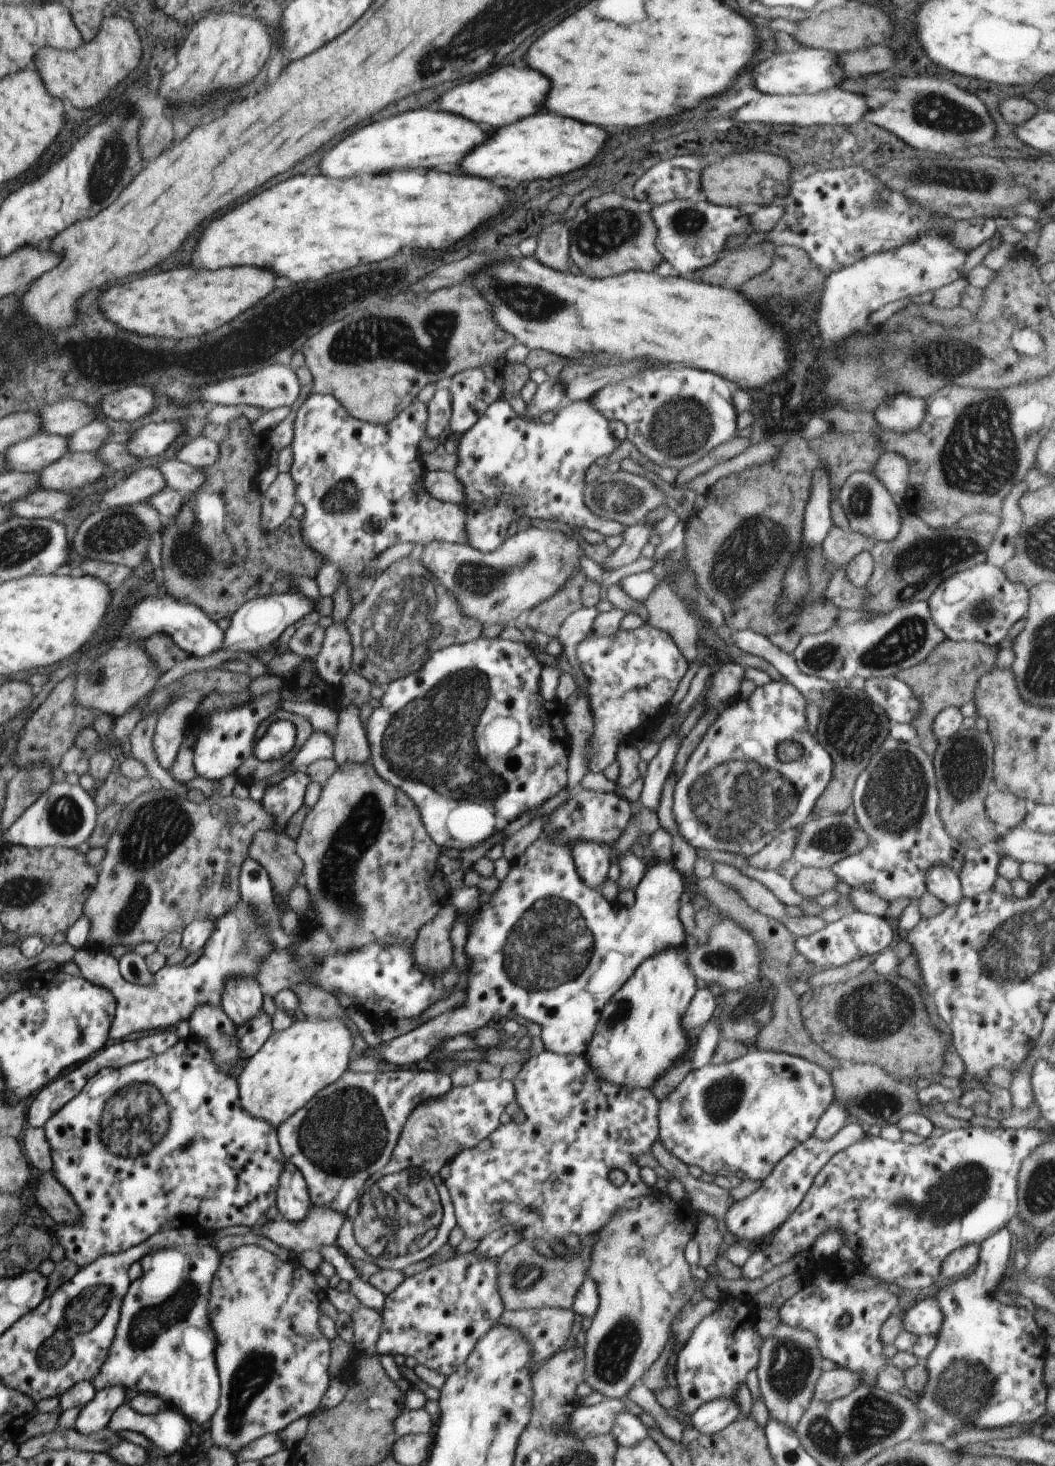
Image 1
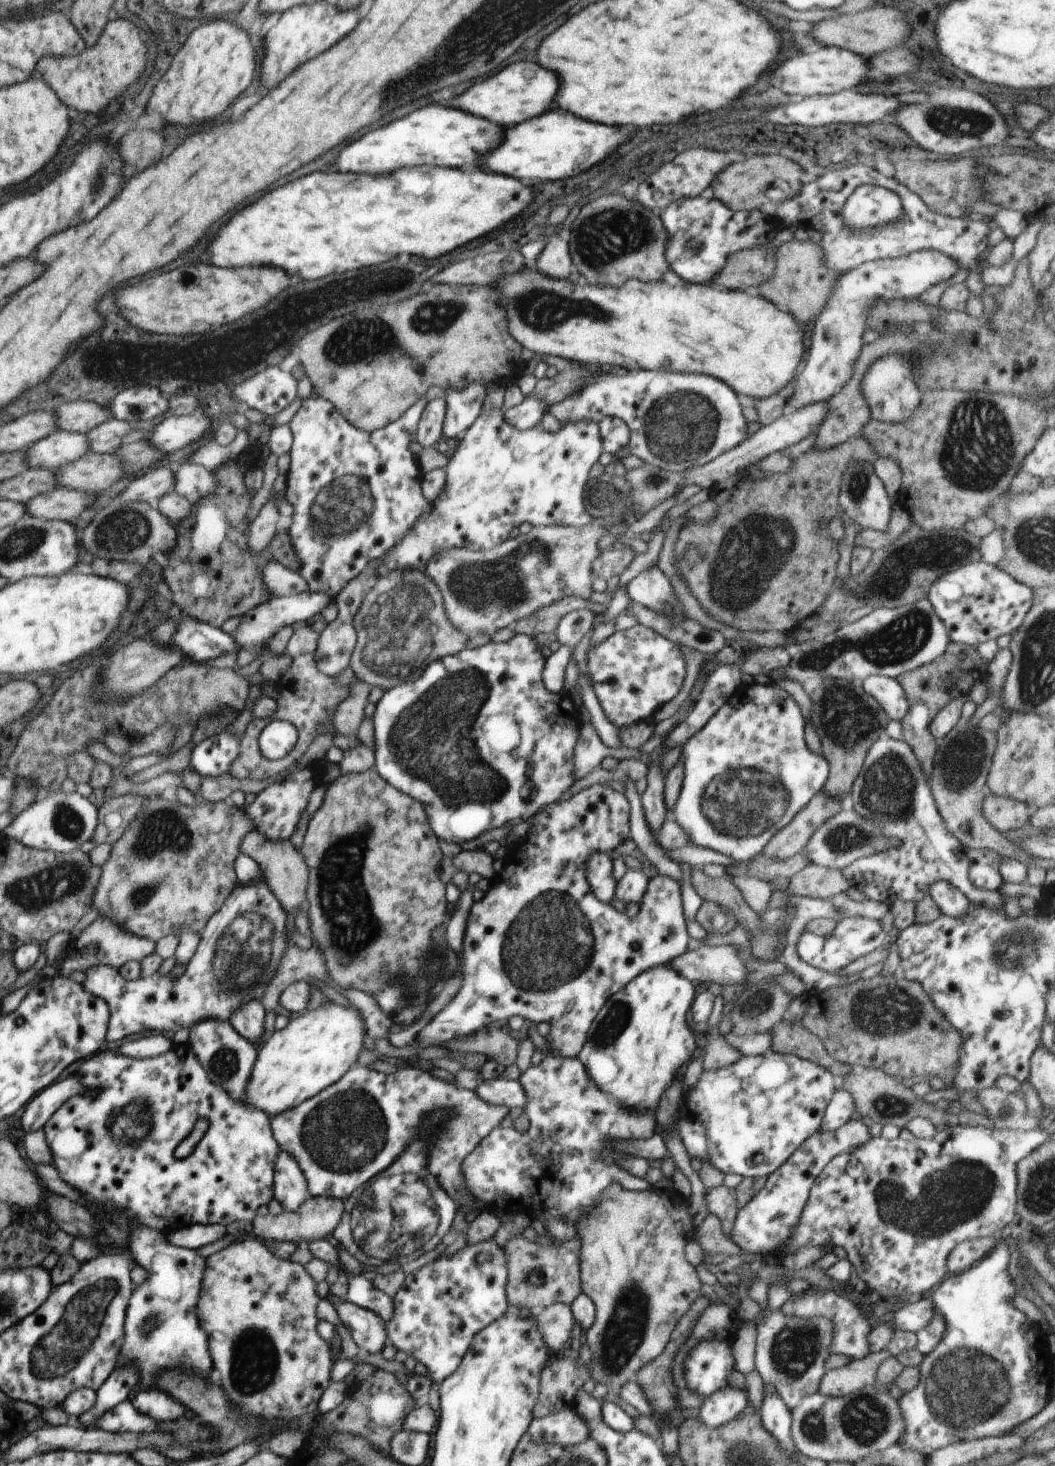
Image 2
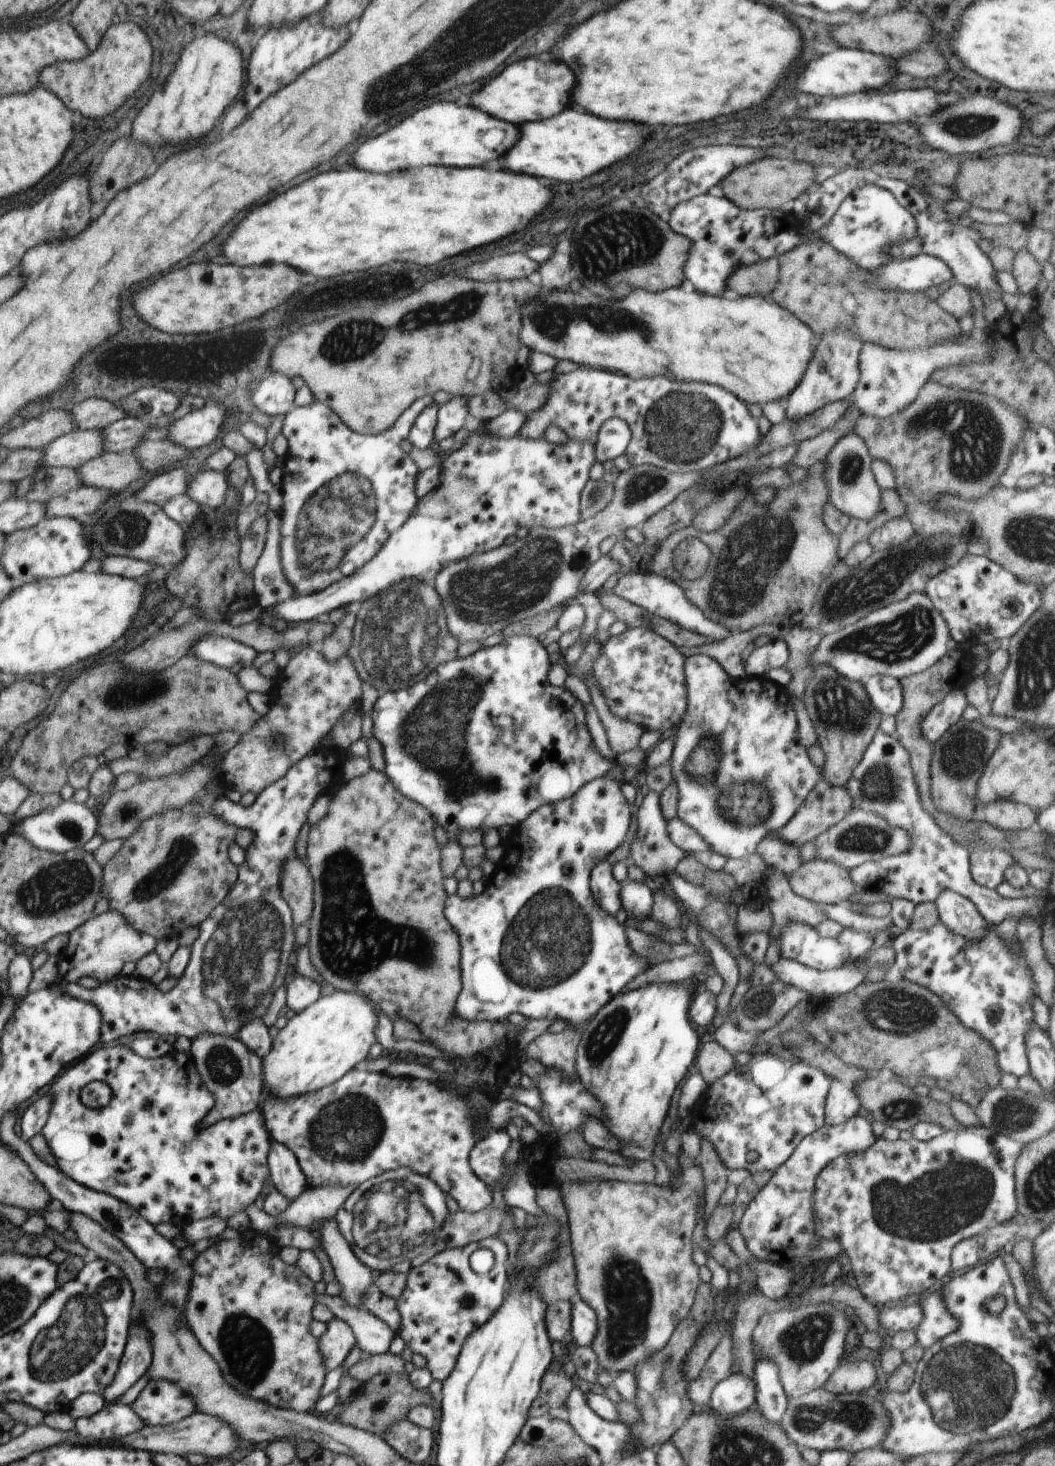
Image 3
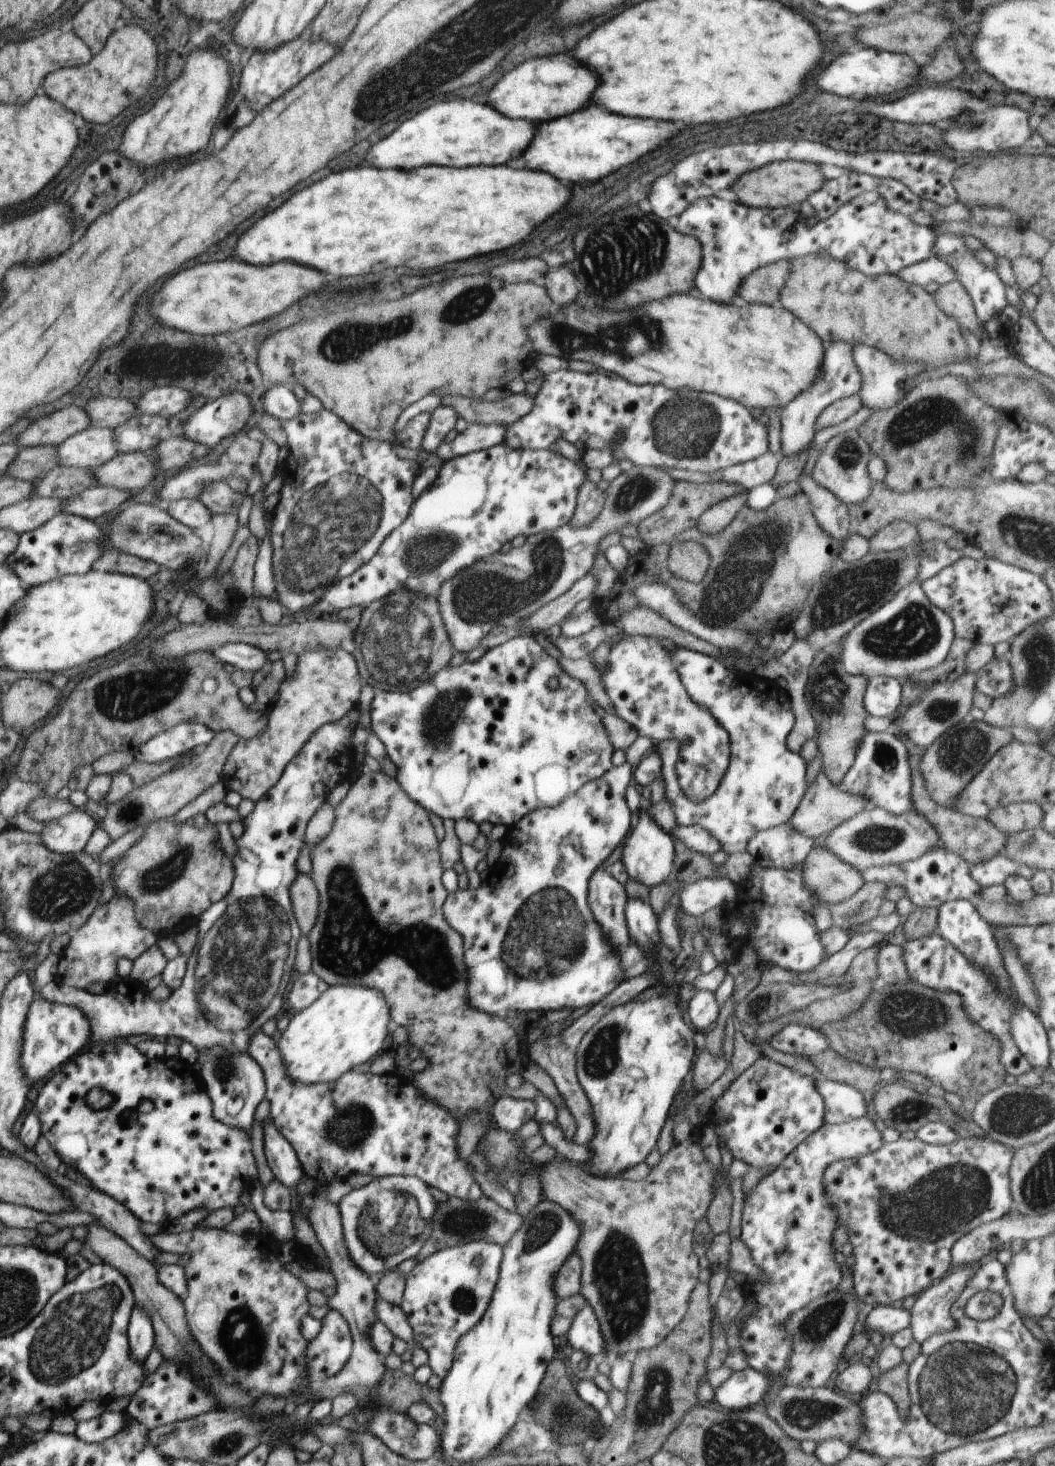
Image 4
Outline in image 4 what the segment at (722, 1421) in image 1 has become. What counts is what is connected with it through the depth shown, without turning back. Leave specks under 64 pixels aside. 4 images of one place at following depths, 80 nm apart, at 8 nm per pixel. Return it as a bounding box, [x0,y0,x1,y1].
[714,1368,772,1410]

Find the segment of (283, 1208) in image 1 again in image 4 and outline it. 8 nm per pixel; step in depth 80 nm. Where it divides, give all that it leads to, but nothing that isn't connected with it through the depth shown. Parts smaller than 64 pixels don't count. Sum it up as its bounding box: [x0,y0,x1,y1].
[264,1119,304,1191]

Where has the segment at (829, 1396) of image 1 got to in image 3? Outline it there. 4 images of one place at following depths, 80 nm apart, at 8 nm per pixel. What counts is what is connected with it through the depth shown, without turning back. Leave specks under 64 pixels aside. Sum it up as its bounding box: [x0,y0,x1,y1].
[824,1360,877,1394]

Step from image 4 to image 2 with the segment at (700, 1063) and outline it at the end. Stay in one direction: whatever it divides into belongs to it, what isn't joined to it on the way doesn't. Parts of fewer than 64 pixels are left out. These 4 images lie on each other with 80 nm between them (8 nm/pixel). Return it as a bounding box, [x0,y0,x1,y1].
[698,1035,743,1070]

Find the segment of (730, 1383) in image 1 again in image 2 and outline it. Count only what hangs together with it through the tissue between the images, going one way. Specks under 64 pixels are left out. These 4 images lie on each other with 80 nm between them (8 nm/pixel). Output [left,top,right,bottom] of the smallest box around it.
[684,1330,736,1399]

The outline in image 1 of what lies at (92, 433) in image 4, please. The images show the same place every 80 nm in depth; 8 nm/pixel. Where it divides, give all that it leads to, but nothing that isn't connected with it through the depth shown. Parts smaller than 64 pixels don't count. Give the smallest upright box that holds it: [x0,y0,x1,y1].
[2,432,69,473]

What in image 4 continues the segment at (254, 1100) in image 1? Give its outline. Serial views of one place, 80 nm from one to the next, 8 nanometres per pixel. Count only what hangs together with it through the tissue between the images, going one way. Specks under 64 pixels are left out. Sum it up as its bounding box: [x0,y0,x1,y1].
[276,986,390,1084]

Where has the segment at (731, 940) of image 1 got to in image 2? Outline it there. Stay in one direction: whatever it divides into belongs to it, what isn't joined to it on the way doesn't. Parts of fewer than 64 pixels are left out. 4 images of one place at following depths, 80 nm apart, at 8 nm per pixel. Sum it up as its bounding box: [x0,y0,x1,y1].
[668,944,748,986]

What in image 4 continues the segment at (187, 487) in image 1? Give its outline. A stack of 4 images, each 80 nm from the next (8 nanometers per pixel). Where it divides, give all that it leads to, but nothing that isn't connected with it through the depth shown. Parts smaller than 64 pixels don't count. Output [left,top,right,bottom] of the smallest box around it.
[200,480,245,514]

